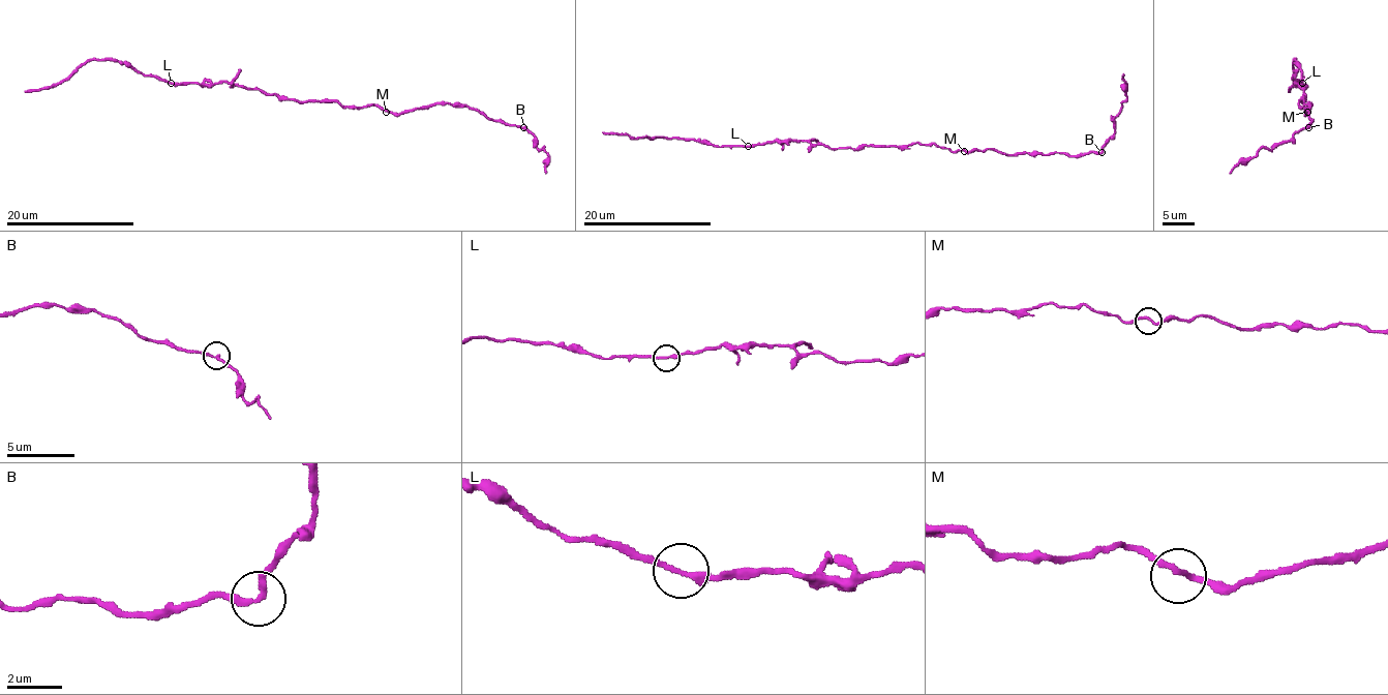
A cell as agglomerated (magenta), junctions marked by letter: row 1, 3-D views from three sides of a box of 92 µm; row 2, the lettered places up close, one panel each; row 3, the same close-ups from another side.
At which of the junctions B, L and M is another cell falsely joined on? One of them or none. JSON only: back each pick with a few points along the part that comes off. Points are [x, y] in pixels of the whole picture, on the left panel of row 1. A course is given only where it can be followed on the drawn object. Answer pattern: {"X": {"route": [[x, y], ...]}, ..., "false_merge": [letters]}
{"B": {"route": [[524, 127], [537, 141], [537, 147], [546, 151], [546, 173]]}, "false_merge": ["B"]}

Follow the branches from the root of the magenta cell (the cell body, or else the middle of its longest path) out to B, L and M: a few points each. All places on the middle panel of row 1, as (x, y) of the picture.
B: (899, 146), (935, 143), (953, 151), (997, 150), (1006, 154), (1064, 153), (1081, 156), (1092, 151), (1102, 153)
L: (899, 146), (828, 148), (794, 140), (774, 140), (748, 146)
M: (899, 146), (935, 143), (953, 151), (964, 151)

